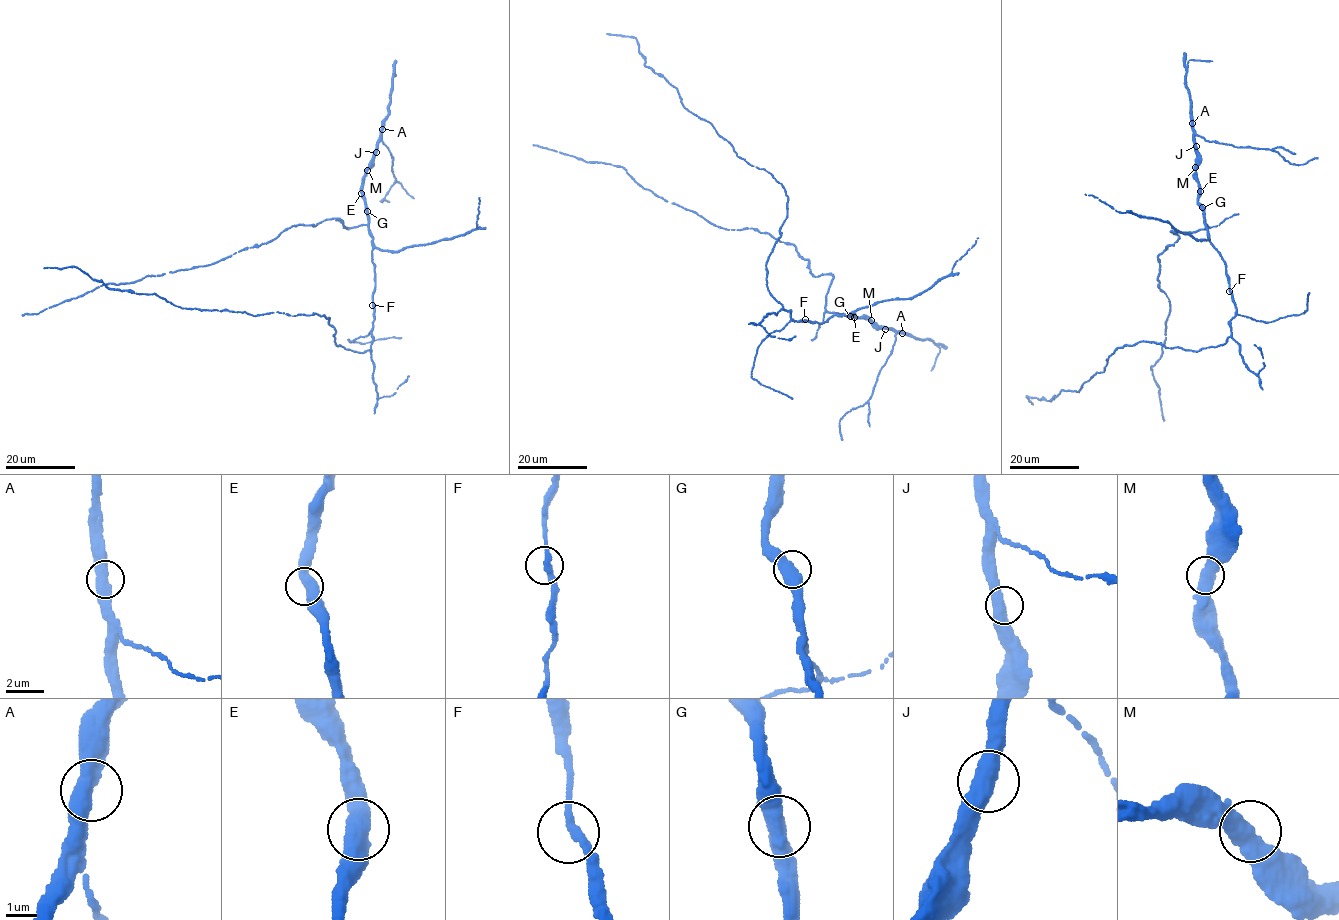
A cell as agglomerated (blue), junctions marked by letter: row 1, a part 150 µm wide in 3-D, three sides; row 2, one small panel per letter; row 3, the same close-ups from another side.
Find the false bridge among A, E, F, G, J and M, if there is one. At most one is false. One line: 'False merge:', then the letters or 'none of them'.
False merge: none of them

